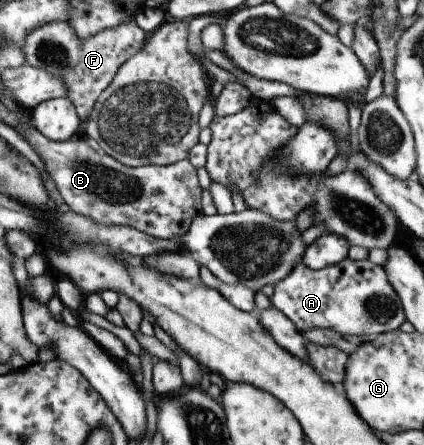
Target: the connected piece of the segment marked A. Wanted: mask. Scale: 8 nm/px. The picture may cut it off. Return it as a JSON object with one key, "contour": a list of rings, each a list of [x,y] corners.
{"contour":[[[348,257],[338,264],[312,270],[303,262],[294,266],[290,276],[275,285],[275,292],[270,297],[271,304],[276,306],[292,319],[300,331],[310,328],[333,330],[346,336],[368,336],[372,338],[385,332],[394,332],[405,321],[399,296],[392,290],[386,280],[386,274],[380,265],[370,263],[367,259],[354,261]]]}

